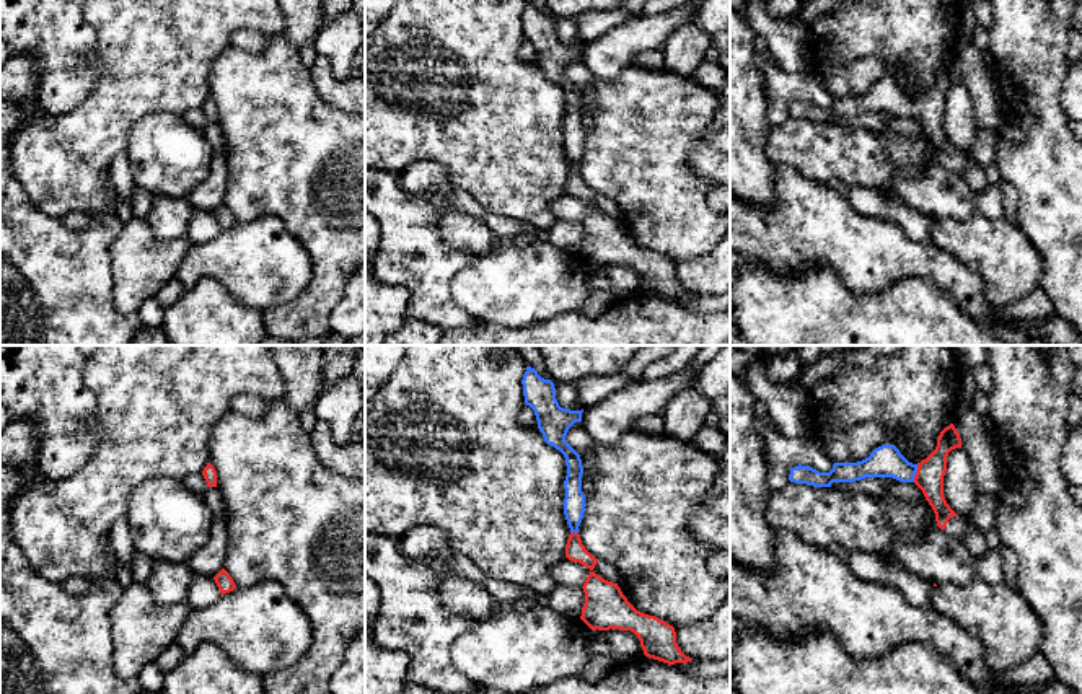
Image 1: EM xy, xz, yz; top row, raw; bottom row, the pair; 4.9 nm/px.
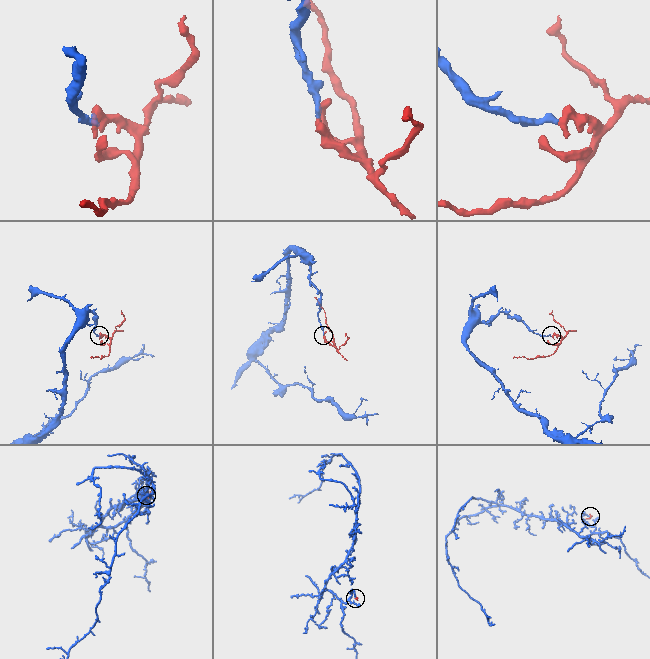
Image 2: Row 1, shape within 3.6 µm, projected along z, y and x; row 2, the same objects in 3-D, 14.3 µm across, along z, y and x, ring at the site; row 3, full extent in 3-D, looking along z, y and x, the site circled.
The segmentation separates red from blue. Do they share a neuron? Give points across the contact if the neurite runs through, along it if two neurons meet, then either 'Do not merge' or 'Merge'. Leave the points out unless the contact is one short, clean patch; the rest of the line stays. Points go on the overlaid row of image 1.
Path across: yz (929, 478), (916, 473), (903, 471), (885, 461). Merge

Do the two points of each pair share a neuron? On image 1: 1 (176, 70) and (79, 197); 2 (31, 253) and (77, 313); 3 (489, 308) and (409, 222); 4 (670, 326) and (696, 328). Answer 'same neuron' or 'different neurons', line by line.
1: same neuron
2: same neuron
3: different neurons
4: same neuron

